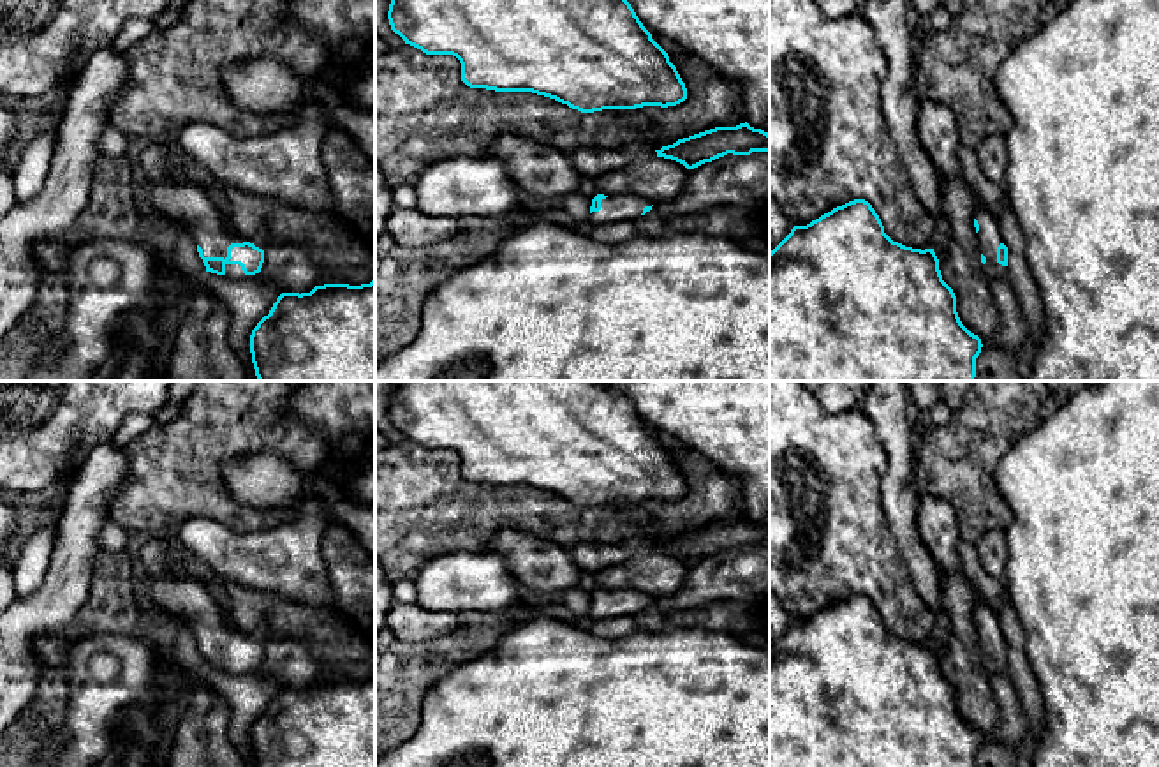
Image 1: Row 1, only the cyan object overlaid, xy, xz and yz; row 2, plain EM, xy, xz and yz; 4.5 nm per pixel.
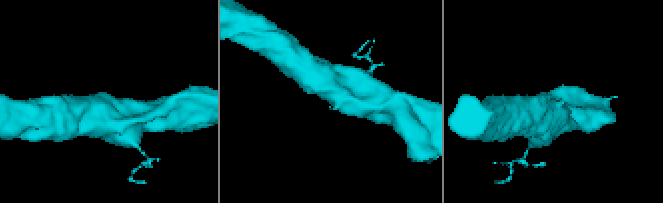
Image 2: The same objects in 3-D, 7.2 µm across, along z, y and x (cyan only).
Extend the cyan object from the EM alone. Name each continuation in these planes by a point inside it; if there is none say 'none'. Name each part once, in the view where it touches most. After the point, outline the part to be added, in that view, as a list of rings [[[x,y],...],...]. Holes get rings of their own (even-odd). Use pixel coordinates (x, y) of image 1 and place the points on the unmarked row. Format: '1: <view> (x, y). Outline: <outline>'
1: xy (182, 596). Outline: [[[150,577],[150,596],[155,607],[169,617],[181,617],[190,624],[204,652],[227,652],[231,638],[243,638],[243,629],[210,594],[208,587],[190,577]]]

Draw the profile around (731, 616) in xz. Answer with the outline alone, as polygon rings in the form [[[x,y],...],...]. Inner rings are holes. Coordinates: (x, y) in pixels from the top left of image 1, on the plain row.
[[[657,599],[634,615],[636,629],[671,633],[676,629],[708,629],[736,633],[754,622],[754,605],[749,599],[712,601],[687,610],[662,610]]]

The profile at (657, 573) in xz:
[[[636,554],[616,566],[595,573],[597,587],[604,591],[639,591],[655,599],[675,594],[690,564],[683,559],[664,554]]]

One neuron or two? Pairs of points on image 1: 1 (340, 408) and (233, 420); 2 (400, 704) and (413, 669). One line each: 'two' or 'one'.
1: two
2: one

